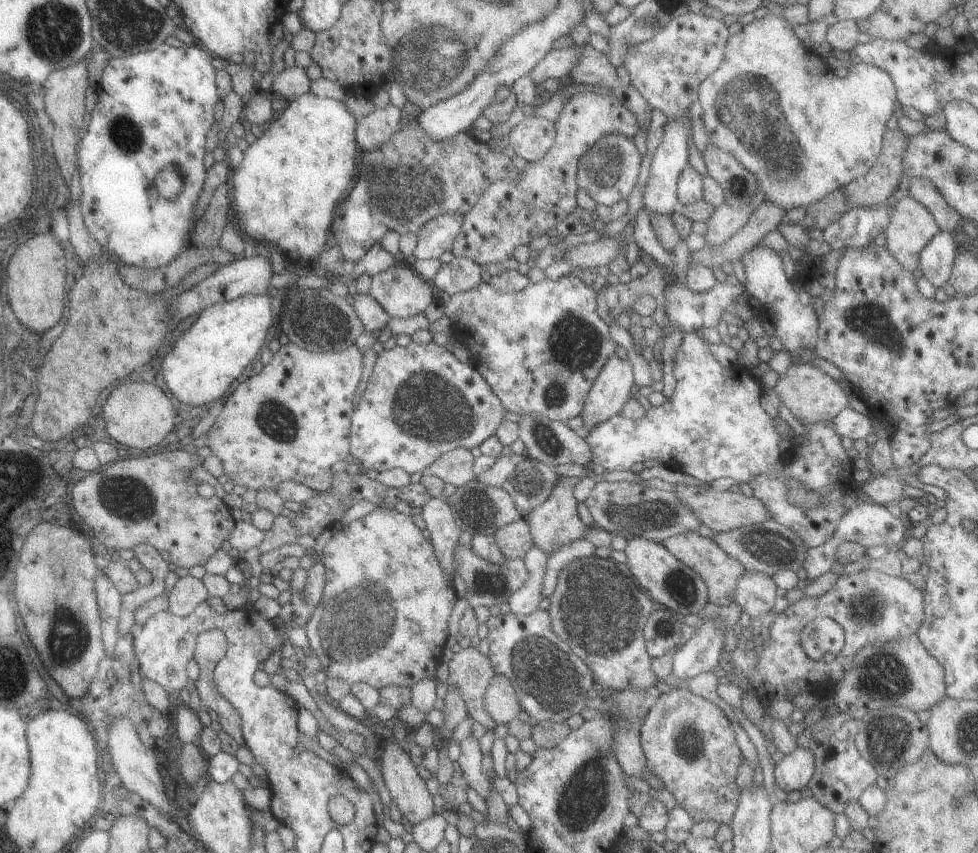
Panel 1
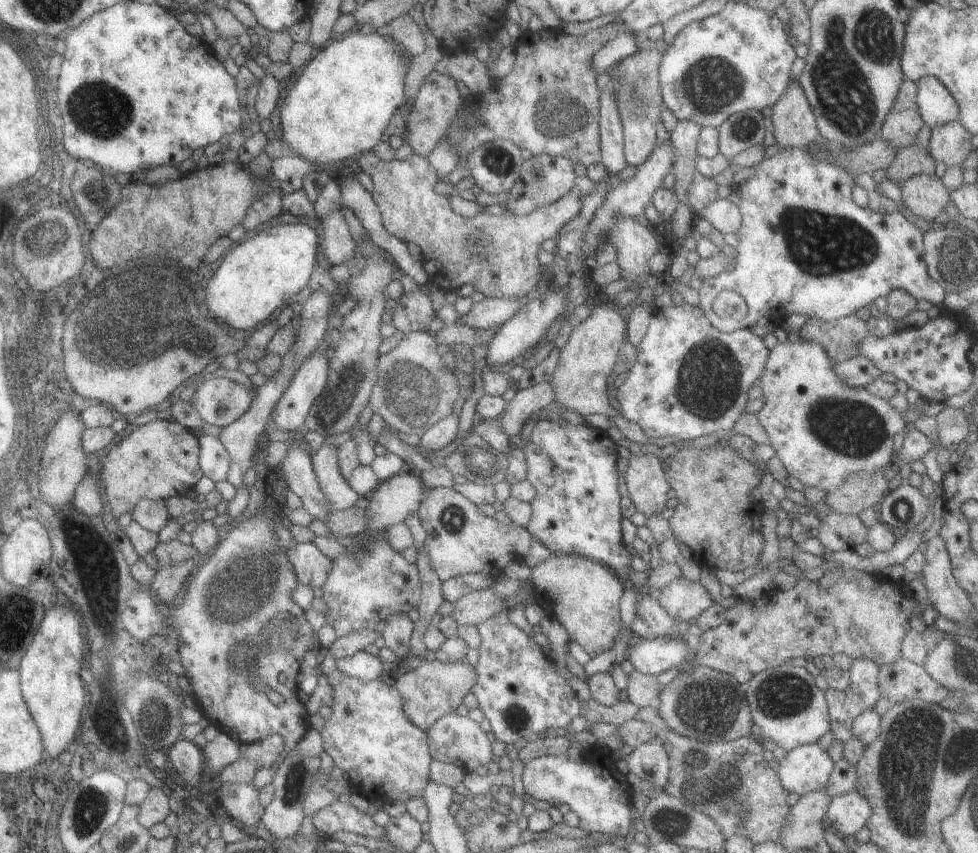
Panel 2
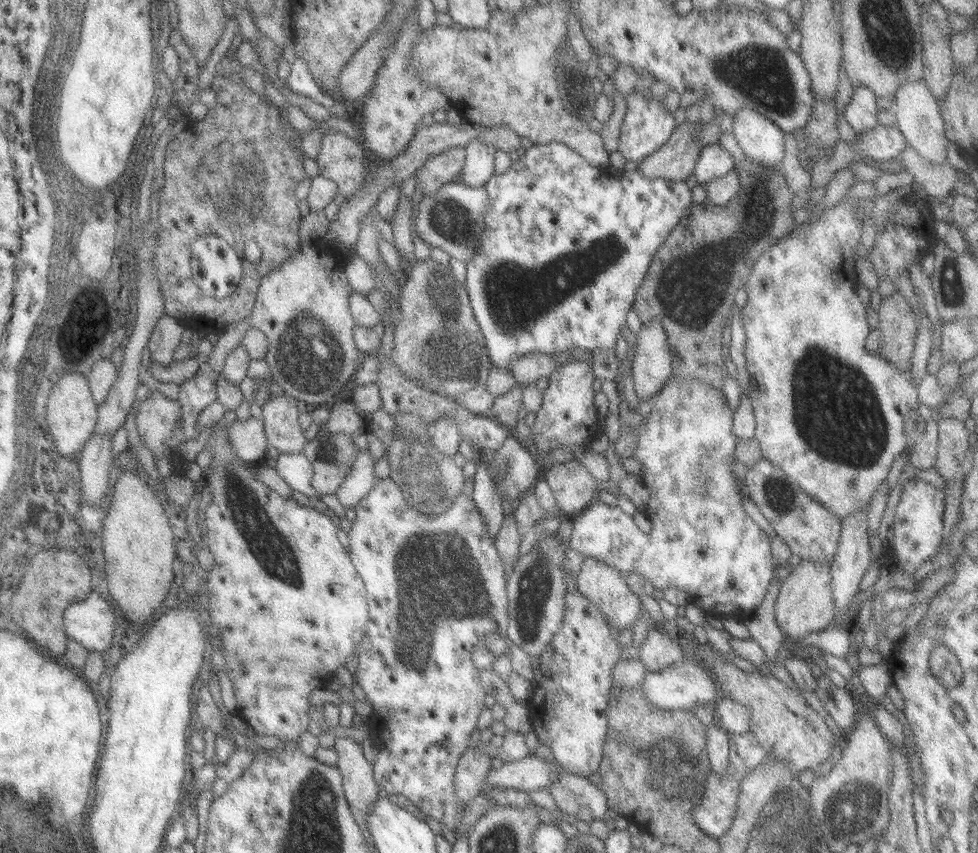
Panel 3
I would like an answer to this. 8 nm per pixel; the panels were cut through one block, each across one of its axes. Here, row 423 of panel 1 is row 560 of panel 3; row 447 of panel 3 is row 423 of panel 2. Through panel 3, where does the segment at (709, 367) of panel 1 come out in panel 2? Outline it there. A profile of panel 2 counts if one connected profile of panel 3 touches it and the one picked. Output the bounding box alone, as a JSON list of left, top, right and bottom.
[614,302,768,443]

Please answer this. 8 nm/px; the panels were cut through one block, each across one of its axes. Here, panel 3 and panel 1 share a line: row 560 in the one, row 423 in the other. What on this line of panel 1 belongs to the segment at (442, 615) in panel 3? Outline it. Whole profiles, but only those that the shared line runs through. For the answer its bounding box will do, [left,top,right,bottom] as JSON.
[349,341,504,475]

